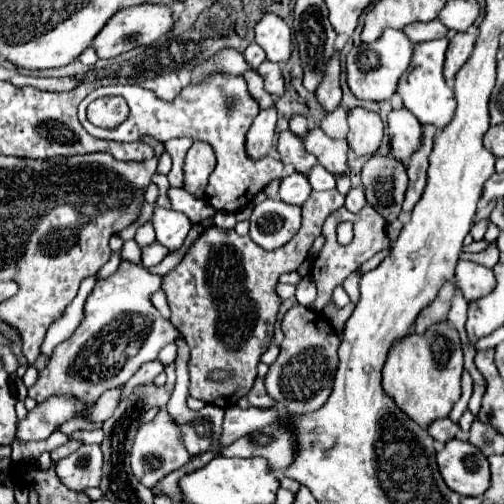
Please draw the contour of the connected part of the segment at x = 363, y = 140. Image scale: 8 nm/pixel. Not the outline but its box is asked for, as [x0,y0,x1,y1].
[347,107,383,157]

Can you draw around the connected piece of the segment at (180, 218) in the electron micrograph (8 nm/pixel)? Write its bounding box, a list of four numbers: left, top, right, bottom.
[153,209,191,251]

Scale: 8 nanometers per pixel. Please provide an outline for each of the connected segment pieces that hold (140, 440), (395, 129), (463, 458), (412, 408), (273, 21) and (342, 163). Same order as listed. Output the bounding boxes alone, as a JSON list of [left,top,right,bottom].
[[131,409,191,489],[387,107,421,163],[437,441,489,497],[383,321,463,427],[255,13,291,63],[301,129,347,175]]

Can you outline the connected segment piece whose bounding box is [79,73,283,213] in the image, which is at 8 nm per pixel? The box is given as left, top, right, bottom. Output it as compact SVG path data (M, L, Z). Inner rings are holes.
M211 73L201 83L189 83L187 87L181 89L181 93L173 101L163 101L153 91L137 85L109 85L91 91L79 105L81 125L99 139L137 141L141 135L151 135L163 143L175 137L187 137L191 141L203 141L211 145L217 165L213 175L209 177L205 199L213 209L231 213L247 205L257 193L265 189L269 181L283 175L281 161L271 157L263 157L261 161L251 161L245 155L245 133L249 131L257 113L259 113L259 103L251 97L245 79L241 75L227 75L227 73ZM103 95L121 95L129 105L129 117L115 129L95 127L93 123L89 123L85 115L87 105ZM227 95L235 97L235 109L229 113L223 107Z

